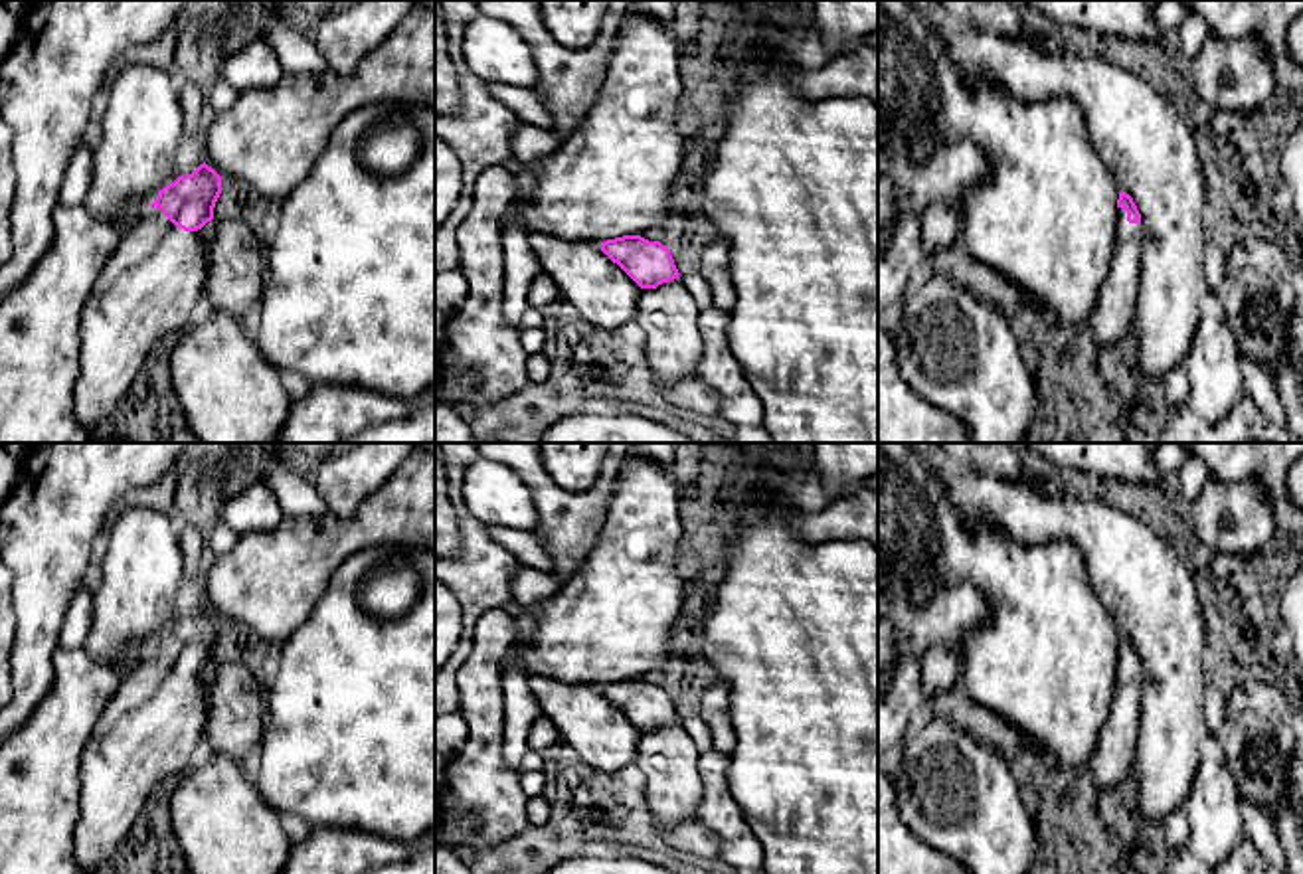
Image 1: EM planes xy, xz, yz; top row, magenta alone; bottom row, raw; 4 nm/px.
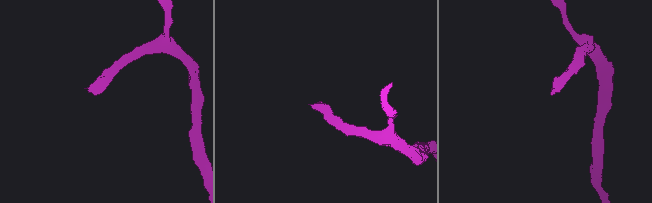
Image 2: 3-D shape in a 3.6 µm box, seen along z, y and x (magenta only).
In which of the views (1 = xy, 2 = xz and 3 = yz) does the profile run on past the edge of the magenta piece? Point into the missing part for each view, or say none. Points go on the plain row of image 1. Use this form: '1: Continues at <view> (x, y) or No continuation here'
1: Continues at xy (153, 728)
2: Continues at xz (669, 758)
3: Continues at yz (1112, 764)

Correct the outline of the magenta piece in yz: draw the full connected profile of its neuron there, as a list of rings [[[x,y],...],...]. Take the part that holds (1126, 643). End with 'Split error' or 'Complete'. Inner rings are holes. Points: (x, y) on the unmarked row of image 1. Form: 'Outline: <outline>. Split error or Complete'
Outline: [[[1119,635],[1109,716],[1099,730],[1087,775],[1097,791],[1121,789],[1133,777],[1141,722],[1143,666],[1133,641]]]. Split error

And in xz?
Outline: [[[641,678],[593,682],[643,734],[635,763],[647,775],[647,807],[660,829],[696,821],[704,793],[700,749],[686,734],[670,692]]]. Split error

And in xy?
Outline: [[[206,605],[192,617],[178,619],[160,635],[150,637],[138,651],[138,664],[123,678],[109,700],[81,755],[81,815],[75,823],[77,864],[97,874],[136,825],[148,795],[158,785],[172,783],[204,749],[210,684],[204,668],[214,662],[214,651],[221,637],[221,619]]]. Split error

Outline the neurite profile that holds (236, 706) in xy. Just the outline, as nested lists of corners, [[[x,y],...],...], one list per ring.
[[[214,660],[204,672],[210,696],[202,749],[243,761],[261,747],[267,718],[265,688],[245,662]]]

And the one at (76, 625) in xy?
[[[81,585],[75,593],[71,605],[67,607],[59,645],[63,649],[83,649],[87,641],[87,633],[91,629],[91,607],[93,607],[93,593]]]

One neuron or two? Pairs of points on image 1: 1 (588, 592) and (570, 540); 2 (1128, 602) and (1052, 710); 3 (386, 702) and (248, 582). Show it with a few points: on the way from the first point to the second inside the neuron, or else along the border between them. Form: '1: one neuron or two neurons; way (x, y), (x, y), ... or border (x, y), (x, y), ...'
1: two neurons; border (602, 528), (584, 564), (564, 584)
2: two neurons; border (1088, 580), (1120, 633)
3: two neurons; border (327, 588), (311, 613), (275, 647)

